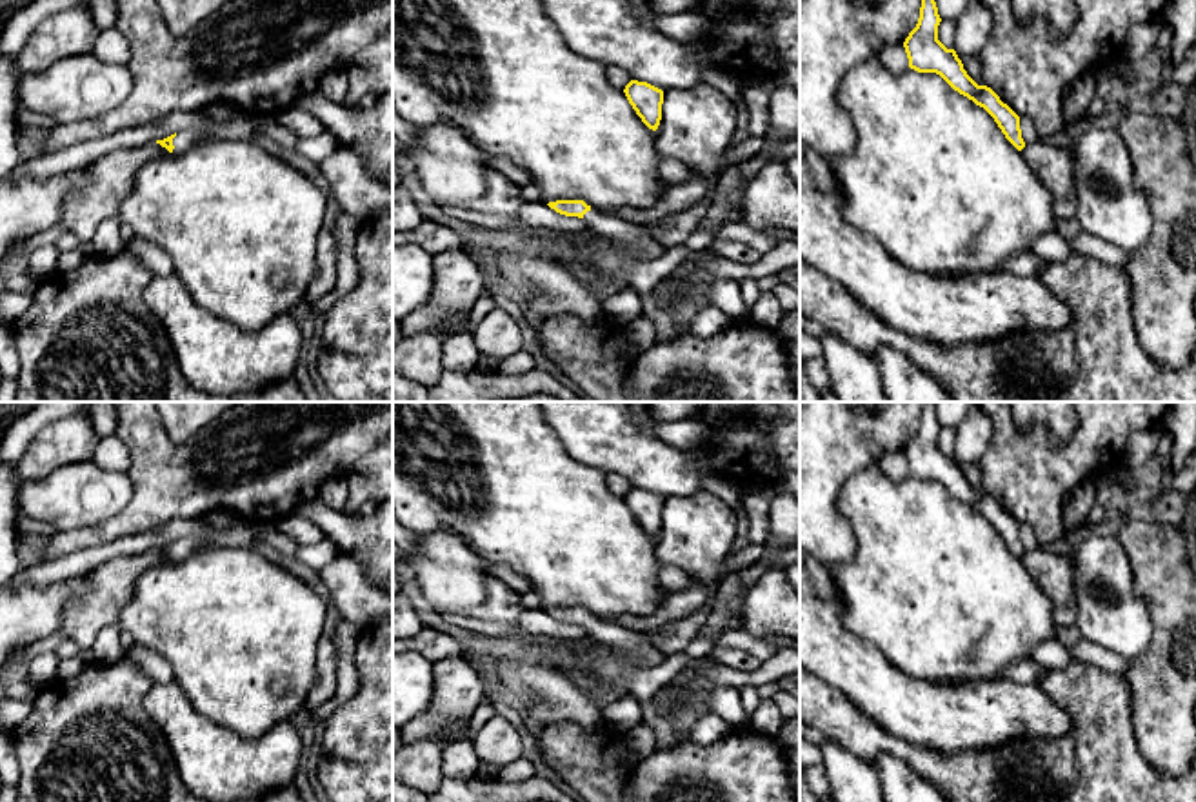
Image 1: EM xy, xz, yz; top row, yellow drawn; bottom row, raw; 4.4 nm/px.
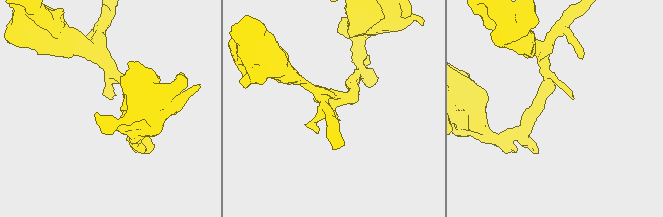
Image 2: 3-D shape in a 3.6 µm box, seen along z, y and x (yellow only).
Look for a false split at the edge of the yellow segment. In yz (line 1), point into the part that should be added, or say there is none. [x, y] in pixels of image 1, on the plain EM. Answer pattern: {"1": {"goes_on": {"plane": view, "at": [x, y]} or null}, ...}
{"1": {"goes_on": null}}

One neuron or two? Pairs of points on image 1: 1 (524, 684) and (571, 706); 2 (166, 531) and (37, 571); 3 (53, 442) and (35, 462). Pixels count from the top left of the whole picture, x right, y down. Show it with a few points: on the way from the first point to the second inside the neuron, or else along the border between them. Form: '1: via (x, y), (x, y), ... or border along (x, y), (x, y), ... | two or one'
1: via (535, 684), (560, 701) | one
2: via (133, 544), (69, 566) | one
3: via (49, 448), (40, 457) | one

